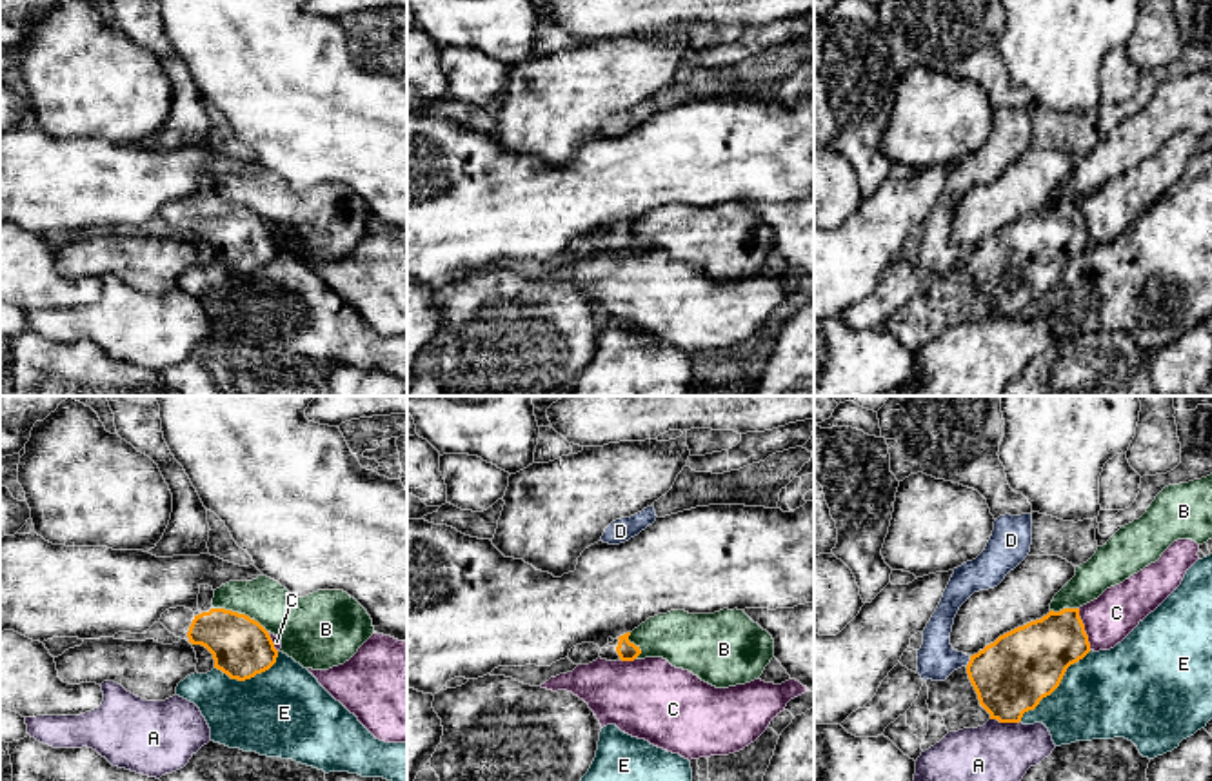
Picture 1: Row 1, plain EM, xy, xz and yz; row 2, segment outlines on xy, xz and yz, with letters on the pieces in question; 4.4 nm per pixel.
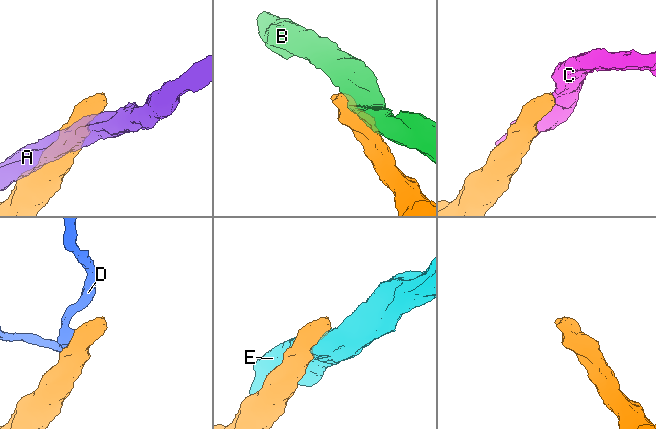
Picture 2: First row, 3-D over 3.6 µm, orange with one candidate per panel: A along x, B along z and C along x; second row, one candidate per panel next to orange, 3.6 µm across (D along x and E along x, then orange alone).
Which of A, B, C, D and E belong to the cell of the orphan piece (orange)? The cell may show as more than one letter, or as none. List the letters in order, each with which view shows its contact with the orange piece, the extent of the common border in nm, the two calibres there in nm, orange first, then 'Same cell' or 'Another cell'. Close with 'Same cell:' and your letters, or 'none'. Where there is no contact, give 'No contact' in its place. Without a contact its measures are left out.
A: Touches orange in yz. Shared border 140 nm. Thickness 340 nm (orange) against 260 nm. Another cell
B: Touches orange in xy. Shared border 280 nm. Thickness 260 nm (orange) against 220 nm. Another cell
C: Touches orange in yz. Shared border 190 nm. Thickness 300 nm (orange) against 220 nm. Another cell
D: Touches orange in yz. Shared border 50 nm. Thickness 340 nm (orange) against 180 nm. Another cell
E: Touches orange in yz. Shared border 440 nm. Thickness 340 nm (orange) against 380 nm. Another cell
Same cell: none

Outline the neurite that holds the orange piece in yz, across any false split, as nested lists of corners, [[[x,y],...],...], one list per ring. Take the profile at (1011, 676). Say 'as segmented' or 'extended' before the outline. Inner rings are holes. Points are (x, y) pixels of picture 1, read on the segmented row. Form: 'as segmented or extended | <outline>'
as segmented | [[[1079,608],[1050,610],[1041,619],[1018,627],[978,654],[967,665],[969,679],[979,705],[999,723],[1019,723],[1023,714],[1034,710],[1061,683],[1067,668],[1090,652],[1088,636]]]

